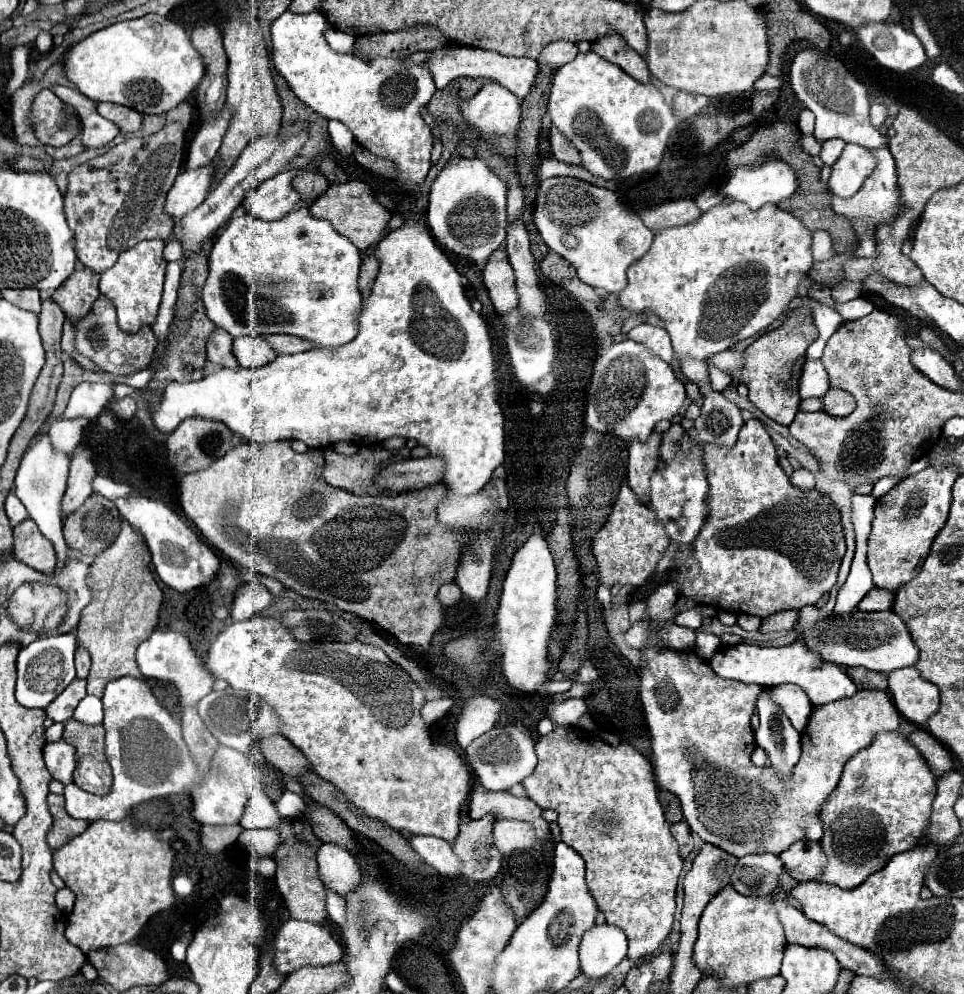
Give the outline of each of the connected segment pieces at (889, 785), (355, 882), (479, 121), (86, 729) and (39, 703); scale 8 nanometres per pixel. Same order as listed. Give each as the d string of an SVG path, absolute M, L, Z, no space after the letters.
M899 731L879 733L867 749L859 751L847 761L837 789L829 795L821 809L821 821L825 831L821 847L827 855L829 865L827 871L817 881L839 885L841 889L853 889L861 885L869 875L883 869L893 855L917 847L919 839L929 827L933 799L935 799L935 775L929 771L919 751Z
M323 843L317 851L317 873L325 889L347 897L361 885L359 863L347 849Z
M483 85L479 97L459 101L463 119L485 135L515 135L521 121L521 101L503 85Z
M67 719L63 739L75 747L77 767L73 771L73 783L95 795L109 791L111 769L103 753L103 725L83 725Z
M73 633L39 637L31 645L23 647L17 657L17 701L27 708L47 709L47 705L63 693L63 689L76 678L73 655L77 649L77 639Z

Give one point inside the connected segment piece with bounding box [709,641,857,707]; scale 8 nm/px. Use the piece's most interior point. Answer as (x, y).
(824, 682)

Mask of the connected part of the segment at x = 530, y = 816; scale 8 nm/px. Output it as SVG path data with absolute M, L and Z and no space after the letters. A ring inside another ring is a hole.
M475 783L469 793L469 817L479 819L483 815L495 815L497 819L521 819L533 823L539 843L543 843L549 833L549 825L541 817L541 809L533 805L533 801L529 801L527 797L513 797L505 791L487 791L483 785Z

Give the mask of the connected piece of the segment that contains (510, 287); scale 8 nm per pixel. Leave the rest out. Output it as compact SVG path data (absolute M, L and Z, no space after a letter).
M497 249L485 269L483 269L483 283L489 291L491 303L499 315L507 315L509 309L517 307L517 291L515 291L515 275L509 265L507 253Z

